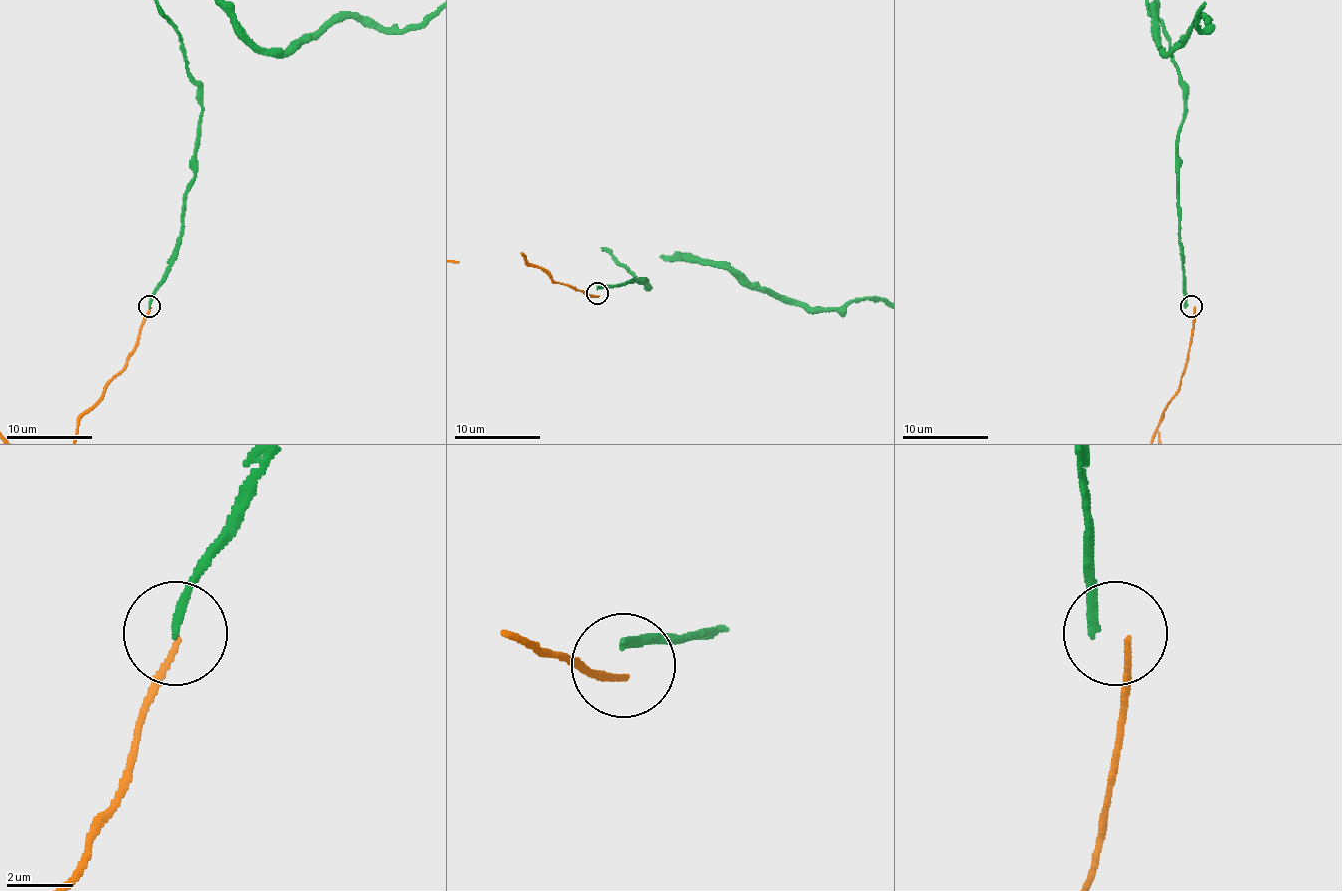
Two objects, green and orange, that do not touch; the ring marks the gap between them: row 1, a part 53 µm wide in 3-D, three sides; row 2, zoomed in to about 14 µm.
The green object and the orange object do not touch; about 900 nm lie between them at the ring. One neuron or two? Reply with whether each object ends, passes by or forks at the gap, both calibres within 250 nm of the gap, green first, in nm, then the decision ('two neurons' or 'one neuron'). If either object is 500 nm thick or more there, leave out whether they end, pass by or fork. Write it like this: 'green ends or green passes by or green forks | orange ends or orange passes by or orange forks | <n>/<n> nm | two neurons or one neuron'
green ends | orange ends | 280/140 nm | two neurons

